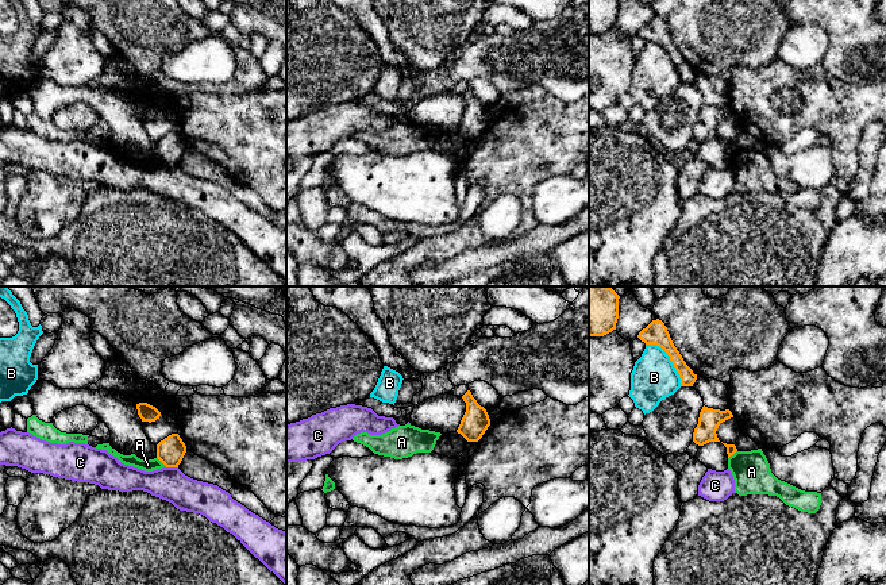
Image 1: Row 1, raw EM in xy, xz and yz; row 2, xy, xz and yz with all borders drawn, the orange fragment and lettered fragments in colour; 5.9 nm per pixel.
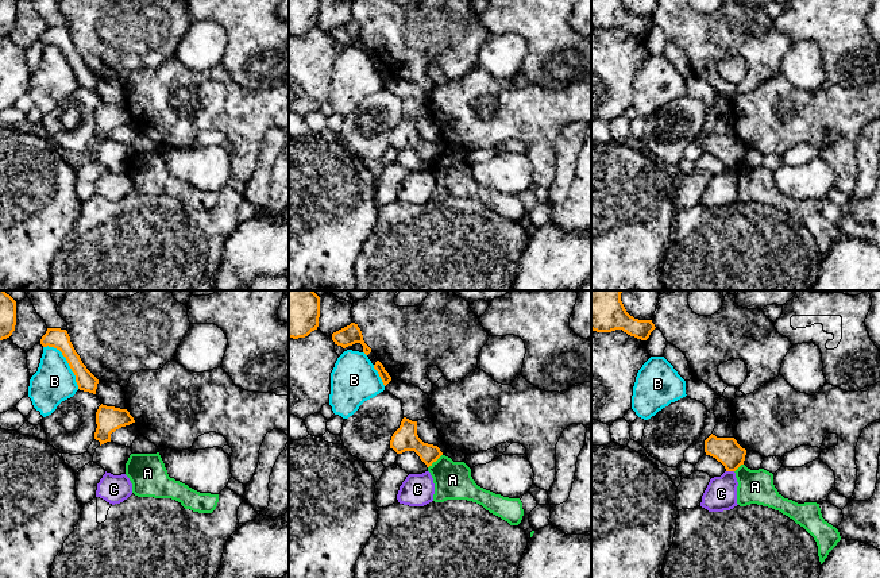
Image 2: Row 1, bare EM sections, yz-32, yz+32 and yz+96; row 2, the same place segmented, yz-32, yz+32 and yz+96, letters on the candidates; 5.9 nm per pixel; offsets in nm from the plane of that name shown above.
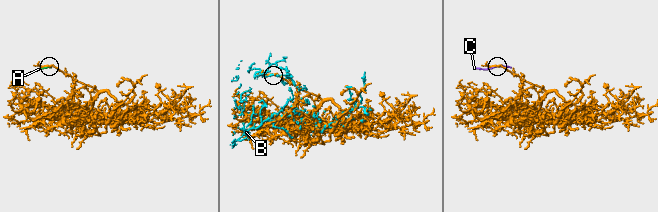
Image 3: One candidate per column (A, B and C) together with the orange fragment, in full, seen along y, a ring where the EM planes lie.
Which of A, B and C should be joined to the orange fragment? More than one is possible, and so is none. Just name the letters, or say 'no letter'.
no letter

